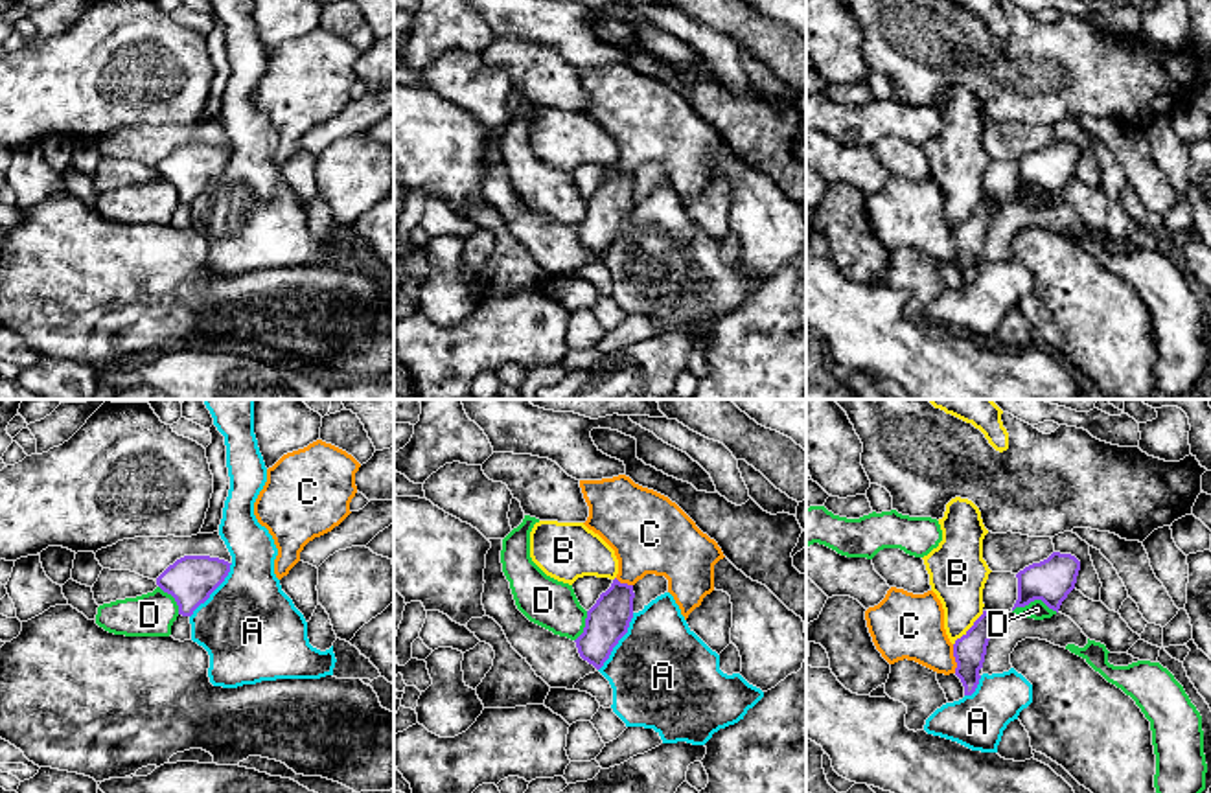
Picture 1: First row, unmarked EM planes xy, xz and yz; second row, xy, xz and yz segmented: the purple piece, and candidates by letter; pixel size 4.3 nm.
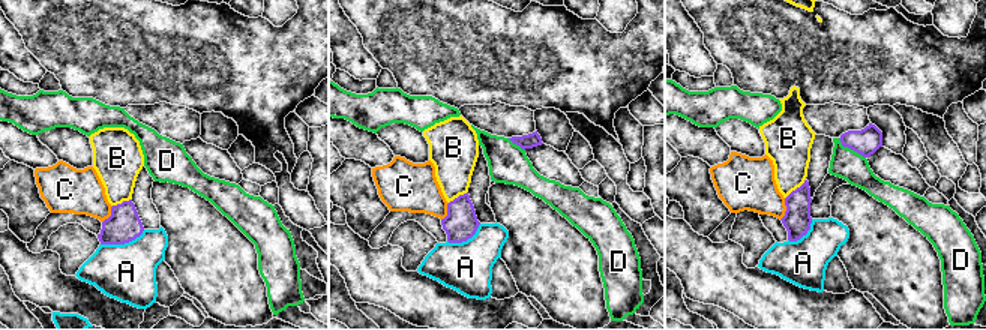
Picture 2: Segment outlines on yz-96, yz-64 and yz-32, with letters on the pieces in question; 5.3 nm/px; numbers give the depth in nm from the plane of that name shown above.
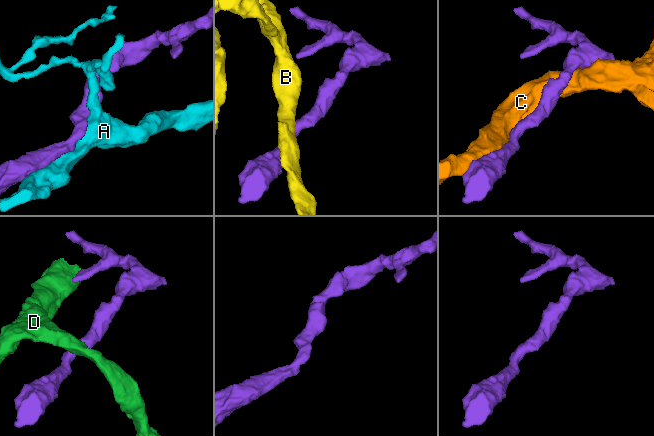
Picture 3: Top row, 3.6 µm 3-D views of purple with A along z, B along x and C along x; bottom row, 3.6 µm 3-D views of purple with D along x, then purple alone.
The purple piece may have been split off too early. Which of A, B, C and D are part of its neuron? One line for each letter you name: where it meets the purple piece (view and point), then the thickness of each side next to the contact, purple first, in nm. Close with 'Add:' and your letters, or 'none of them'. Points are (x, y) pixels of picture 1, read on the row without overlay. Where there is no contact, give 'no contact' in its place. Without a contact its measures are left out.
Add: none of them

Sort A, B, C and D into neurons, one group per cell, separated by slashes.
A / B / C / D

